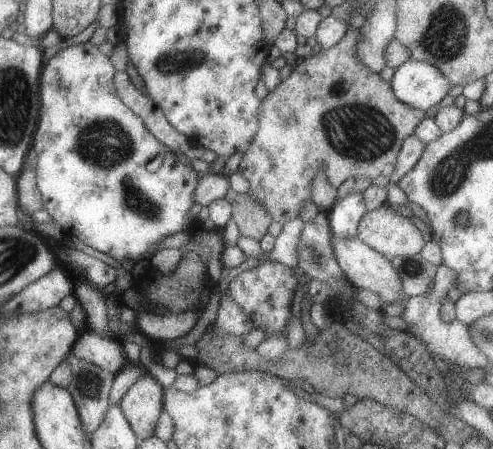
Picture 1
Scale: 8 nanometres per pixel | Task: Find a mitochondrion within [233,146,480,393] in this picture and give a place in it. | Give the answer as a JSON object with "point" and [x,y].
{"point":[410,270]}

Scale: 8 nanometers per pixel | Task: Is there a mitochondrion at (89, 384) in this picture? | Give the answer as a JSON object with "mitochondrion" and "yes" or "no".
{"mitochondrion":"yes"}

